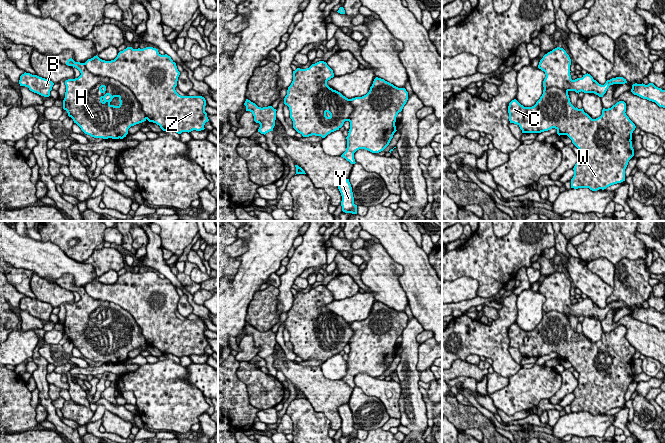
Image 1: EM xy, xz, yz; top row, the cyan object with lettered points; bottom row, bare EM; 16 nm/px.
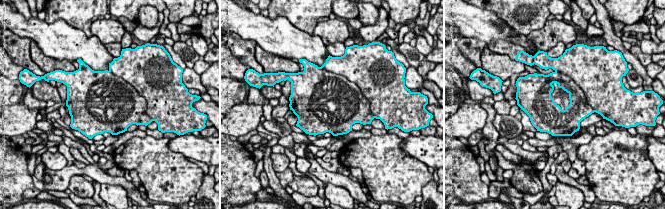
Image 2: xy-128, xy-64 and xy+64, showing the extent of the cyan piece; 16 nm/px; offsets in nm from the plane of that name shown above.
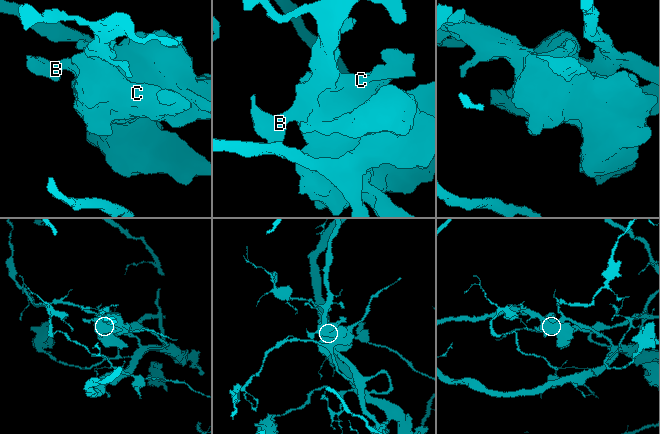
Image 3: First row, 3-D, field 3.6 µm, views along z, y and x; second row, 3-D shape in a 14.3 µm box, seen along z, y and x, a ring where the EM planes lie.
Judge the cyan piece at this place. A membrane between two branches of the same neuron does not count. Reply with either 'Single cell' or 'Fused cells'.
Fused cells

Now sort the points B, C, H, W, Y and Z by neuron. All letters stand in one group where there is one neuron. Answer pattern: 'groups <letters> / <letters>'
groups B C H W / Y Z

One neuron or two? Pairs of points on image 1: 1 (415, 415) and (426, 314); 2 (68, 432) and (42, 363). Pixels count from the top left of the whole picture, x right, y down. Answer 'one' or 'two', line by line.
1: two
2: one

